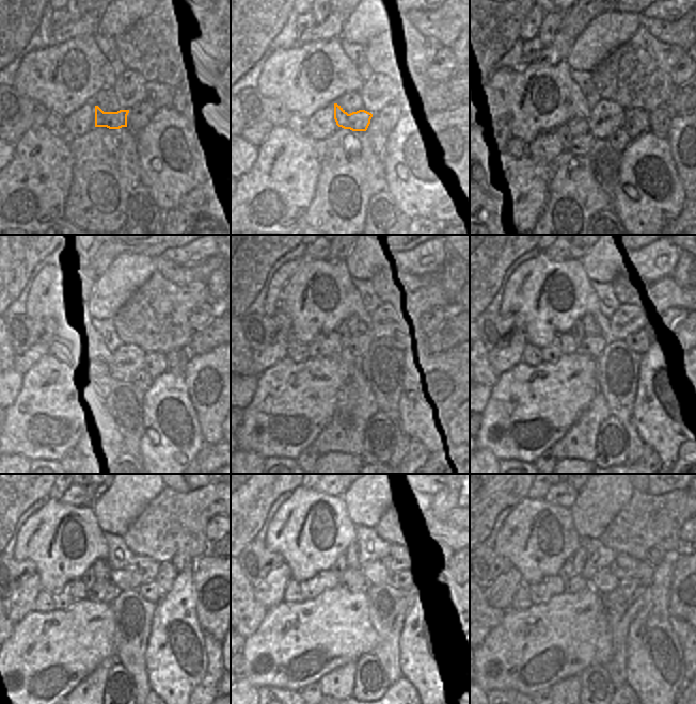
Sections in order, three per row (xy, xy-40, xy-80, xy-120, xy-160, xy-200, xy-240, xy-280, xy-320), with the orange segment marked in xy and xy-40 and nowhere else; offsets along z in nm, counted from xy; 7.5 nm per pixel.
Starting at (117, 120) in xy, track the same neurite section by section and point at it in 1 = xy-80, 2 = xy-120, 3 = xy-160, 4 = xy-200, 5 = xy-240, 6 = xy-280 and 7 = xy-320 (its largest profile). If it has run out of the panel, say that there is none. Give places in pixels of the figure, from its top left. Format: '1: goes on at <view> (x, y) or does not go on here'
1: goes on at xy-80 (583, 110)
2: goes on at xy-120 (101, 353)
3: goes on at xy-160 (354, 347)
4: goes on at xy-200 (591, 346)
5: goes on at xy-240 (108, 588)
6: goes on at xy-280 (353, 580)
7: goes on at xy-320 (603, 581)

